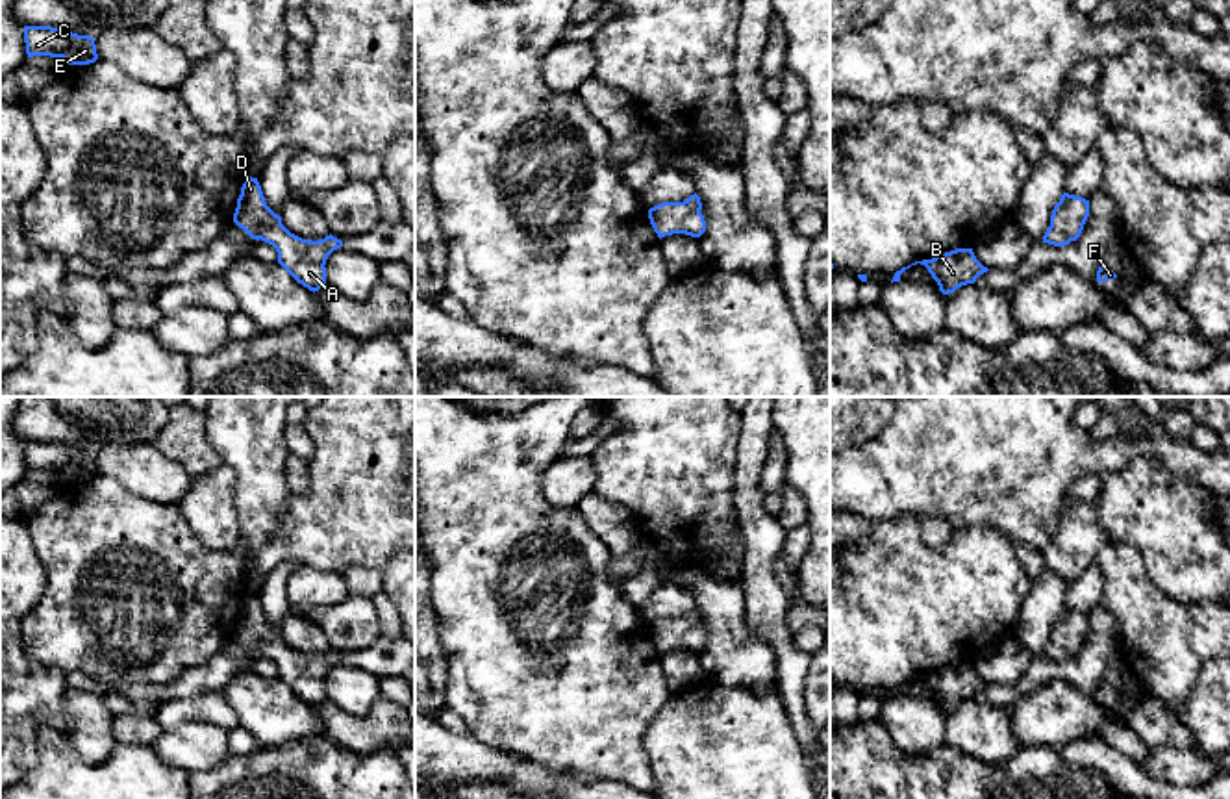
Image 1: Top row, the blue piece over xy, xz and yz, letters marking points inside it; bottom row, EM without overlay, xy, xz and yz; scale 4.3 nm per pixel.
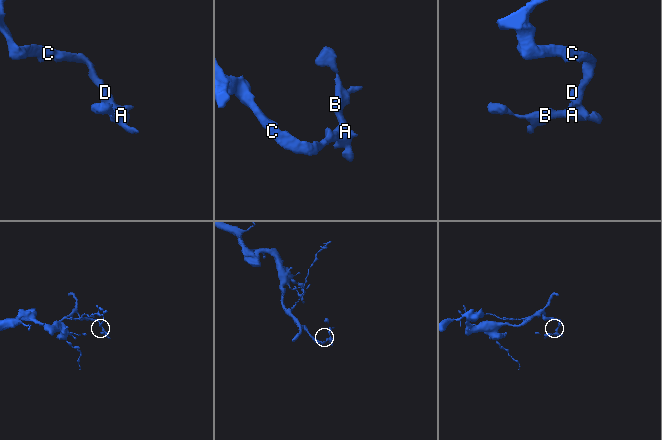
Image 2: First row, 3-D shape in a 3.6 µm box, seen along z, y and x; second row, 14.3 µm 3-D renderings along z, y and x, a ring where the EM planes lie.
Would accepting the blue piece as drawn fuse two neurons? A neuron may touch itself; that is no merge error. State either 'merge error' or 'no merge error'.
no merge error

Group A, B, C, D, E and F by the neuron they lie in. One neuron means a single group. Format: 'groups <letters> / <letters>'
groups A B C D E F

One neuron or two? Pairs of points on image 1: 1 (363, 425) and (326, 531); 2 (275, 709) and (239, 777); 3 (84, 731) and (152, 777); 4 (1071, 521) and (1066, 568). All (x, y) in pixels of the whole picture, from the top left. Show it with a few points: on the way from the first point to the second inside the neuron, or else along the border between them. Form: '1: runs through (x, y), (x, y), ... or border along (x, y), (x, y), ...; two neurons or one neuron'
1: runs through (363, 451), (363, 494), (352, 505); one neuron
2: border along (308, 736), (265, 748); two neurons
3: border along (69, 740), (91, 764), (100, 764), (117, 744); two neurons
4: runs through (1071, 532), (1071, 551), (1067, 557); one neuron

